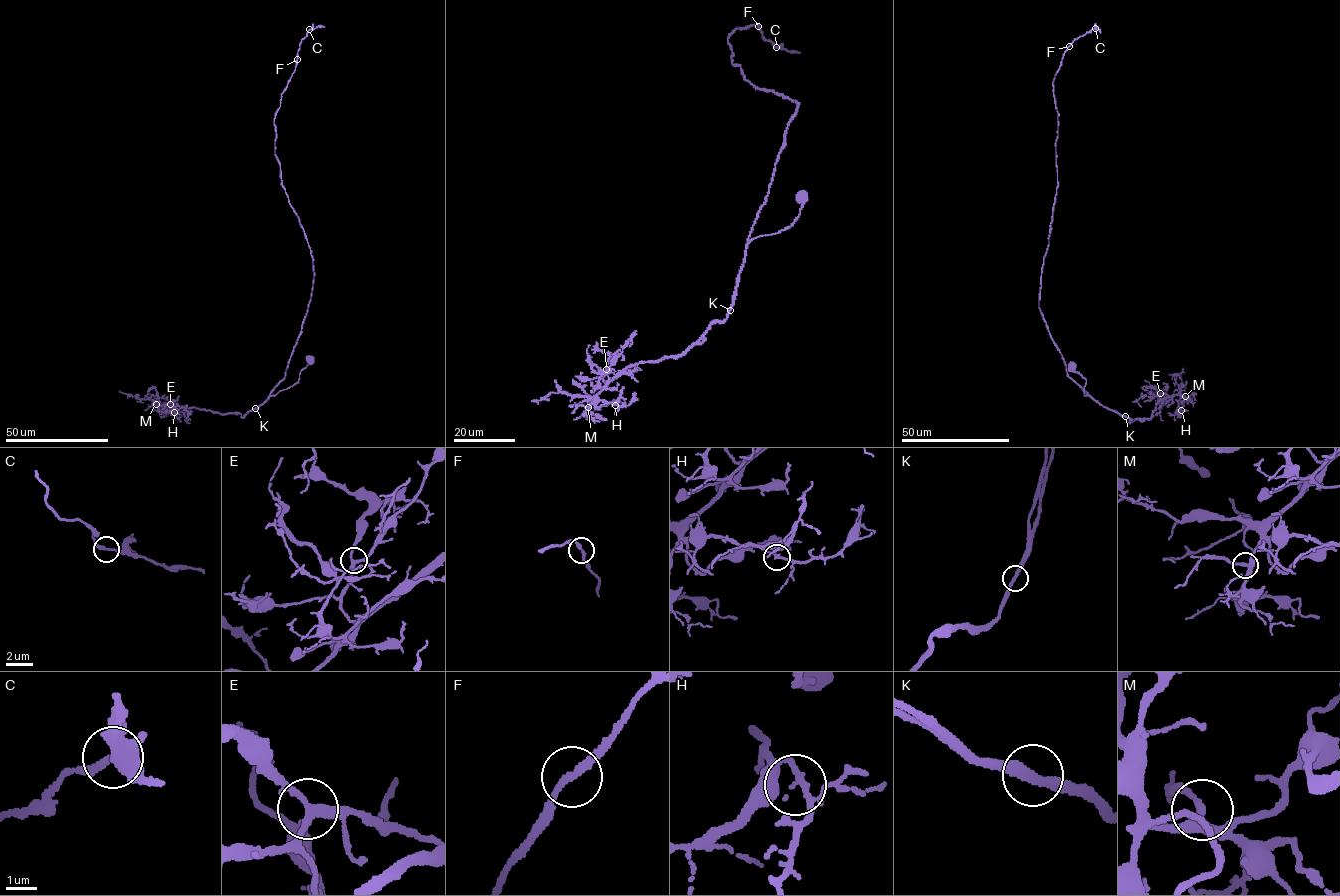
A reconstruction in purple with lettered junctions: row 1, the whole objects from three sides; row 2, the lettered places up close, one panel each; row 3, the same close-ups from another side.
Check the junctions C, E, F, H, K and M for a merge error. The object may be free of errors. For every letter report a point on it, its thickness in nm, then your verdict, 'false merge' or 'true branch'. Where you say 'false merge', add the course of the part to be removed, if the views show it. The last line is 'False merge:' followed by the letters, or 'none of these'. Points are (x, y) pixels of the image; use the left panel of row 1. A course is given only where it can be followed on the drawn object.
C: at (309, 29); 200 nm thick; true branch
E: at (170, 404); 240 nm thick; true branch
F: at (297, 59); 220 nm thick; true branch
H: at (174, 412); 160 nm thick; true branch
K: at (255, 408); 300 nm thick; true branch
M: at (156, 404); 280 nm thick; true branch
False merge: none of these

